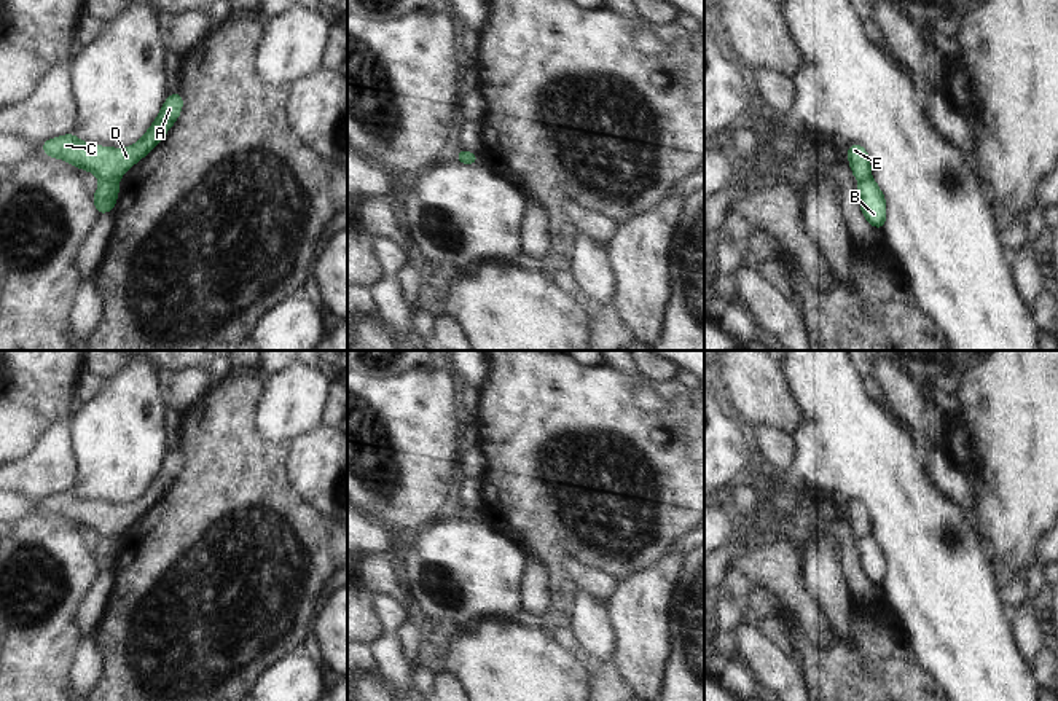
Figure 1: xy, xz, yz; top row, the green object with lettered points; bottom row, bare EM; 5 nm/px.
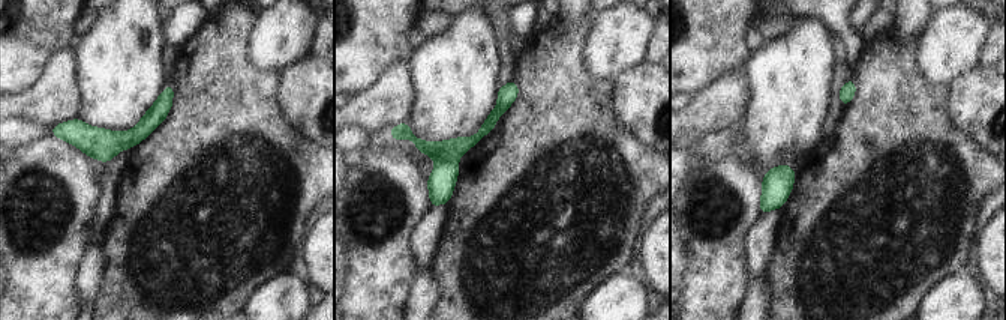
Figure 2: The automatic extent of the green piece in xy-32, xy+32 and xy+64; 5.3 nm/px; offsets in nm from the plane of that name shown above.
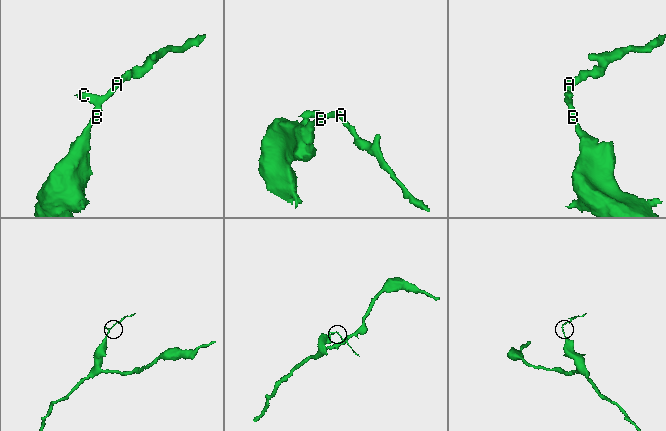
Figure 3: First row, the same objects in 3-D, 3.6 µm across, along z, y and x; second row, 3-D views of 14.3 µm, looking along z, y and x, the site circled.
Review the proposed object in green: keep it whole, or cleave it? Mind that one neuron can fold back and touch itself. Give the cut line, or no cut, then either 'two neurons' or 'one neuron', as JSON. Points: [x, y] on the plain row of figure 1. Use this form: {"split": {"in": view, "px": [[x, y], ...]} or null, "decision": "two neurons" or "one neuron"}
{"split": {"in": "xy", "px": [[112, 536], [101, 539]]}, "decision": "two neurons"}

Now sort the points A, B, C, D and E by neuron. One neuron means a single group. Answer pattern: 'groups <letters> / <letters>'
groups A C D E / B

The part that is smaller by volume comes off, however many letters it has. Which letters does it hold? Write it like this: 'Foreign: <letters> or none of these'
Foreign: A, C, D, E

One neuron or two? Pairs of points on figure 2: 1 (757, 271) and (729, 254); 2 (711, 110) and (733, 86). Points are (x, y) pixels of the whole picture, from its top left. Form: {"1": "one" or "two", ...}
{"1": "two", "2": "one"}

